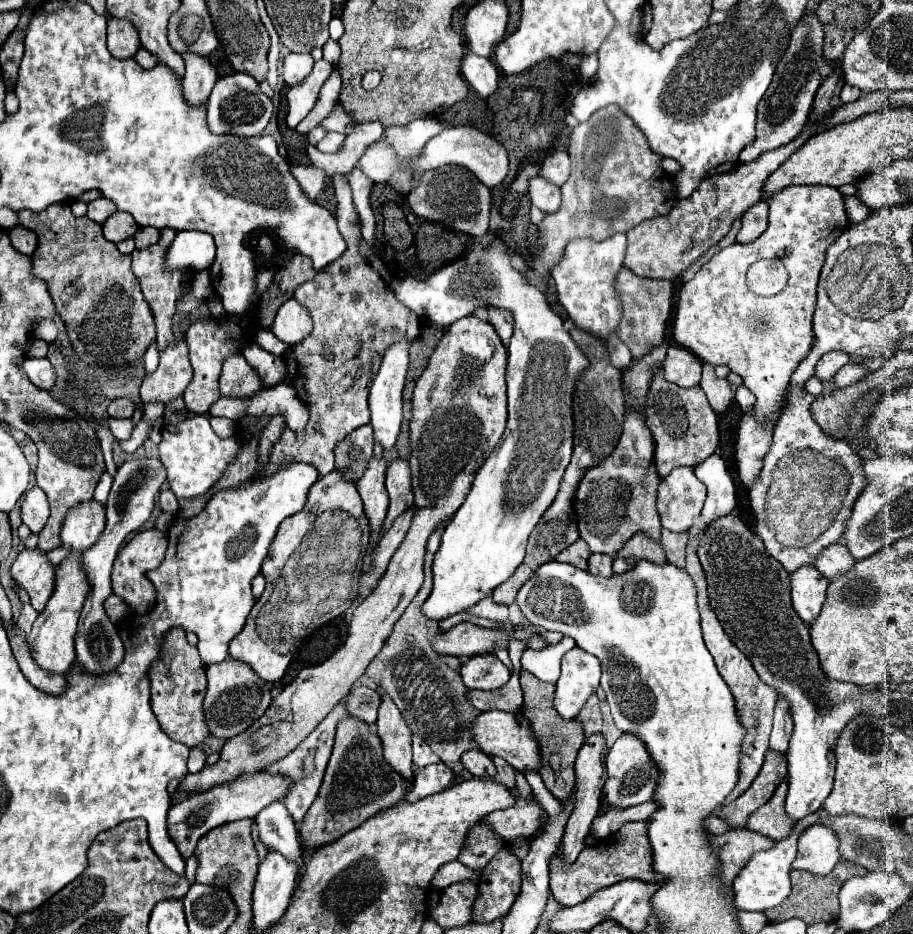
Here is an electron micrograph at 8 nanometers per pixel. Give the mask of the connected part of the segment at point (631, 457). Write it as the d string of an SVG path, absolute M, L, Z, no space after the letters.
M667 342L659 348L653 348L649 356L645 356L639 362L631 362L623 370L623 380L629 382L631 398L629 404L629 416L623 424L623 434L613 450L601 464L589 468L583 474L583 480L579 480L575 496L573 496L573 510L577 516L577 530L579 536L589 544L591 552L603 552L609 556L615 556L617 550L637 532L645 532L649 538L659 540L661 538L661 522L659 514L655 510L655 498L657 498L657 486L661 482L661 476L653 464L653 438L649 428L643 424L639 406L645 400L645 392L649 390L649 382L653 376L653 368L665 360Z

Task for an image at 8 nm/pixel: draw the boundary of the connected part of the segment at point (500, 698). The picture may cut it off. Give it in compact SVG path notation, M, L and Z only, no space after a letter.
M515 672L505 688L497 688L497 692L469 690L469 700L475 708L485 710L503 710L503 712L519 712L523 706L523 692L519 688L519 674Z

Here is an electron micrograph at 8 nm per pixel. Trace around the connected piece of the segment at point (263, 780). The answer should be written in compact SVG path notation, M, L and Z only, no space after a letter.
M257 772L257 774L249 774L249 776L247 774L239 776L233 782L211 788L209 792L193 794L169 810L169 838L173 840L173 844L179 846L183 860L187 860L187 858L191 858L191 854L197 846L197 840L201 836L205 836L209 830L213 830L221 824L227 824L227 822L255 818L267 804L281 800L287 794L287 788L289 788L287 778L271 776L269 772Z

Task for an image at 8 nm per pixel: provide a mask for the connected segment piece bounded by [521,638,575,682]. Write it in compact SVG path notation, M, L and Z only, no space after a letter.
M563 638L559 644L547 646L545 650L527 650L521 656L521 670L535 674L543 682L555 682L559 678L561 658L573 646L575 646L575 640Z

